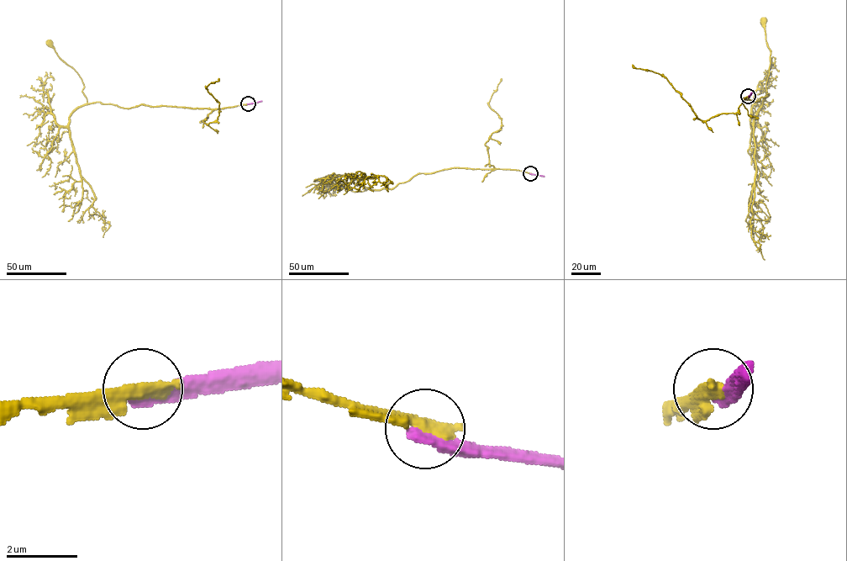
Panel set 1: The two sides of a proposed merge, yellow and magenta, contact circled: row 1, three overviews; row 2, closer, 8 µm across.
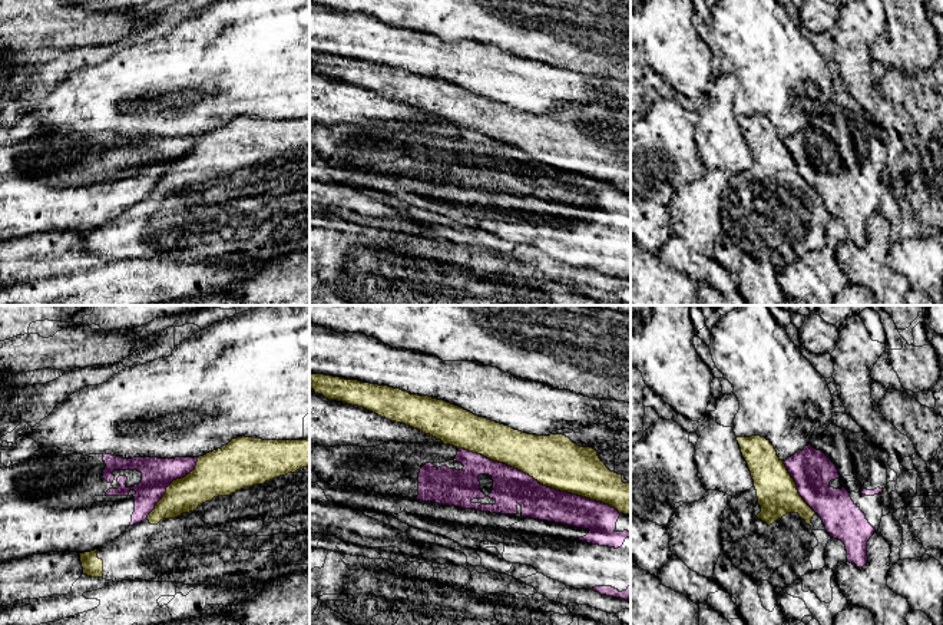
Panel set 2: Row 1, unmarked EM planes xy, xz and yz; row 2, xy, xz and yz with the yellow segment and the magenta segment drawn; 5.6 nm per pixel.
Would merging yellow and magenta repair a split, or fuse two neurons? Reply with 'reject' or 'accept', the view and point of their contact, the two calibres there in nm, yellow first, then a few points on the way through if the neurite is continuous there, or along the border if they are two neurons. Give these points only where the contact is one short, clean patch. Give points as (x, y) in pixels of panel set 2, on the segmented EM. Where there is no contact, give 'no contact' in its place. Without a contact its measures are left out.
reject; contact xz (539, 482); calibres 300 and 200 nm

